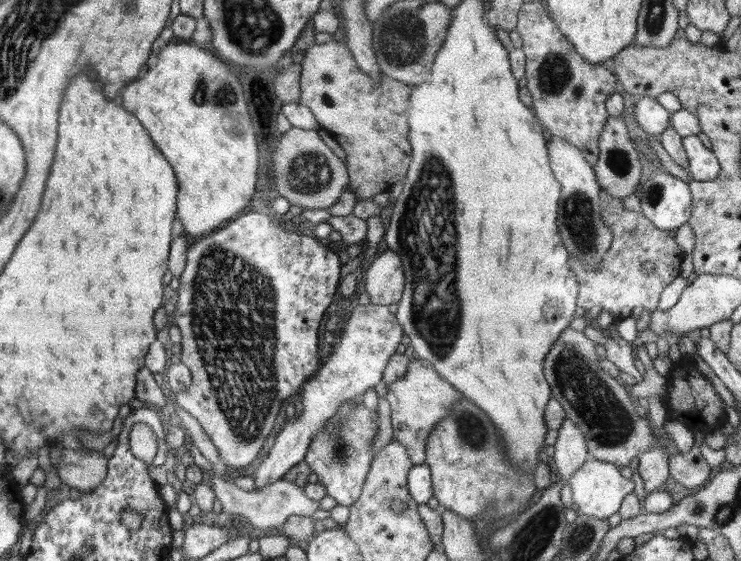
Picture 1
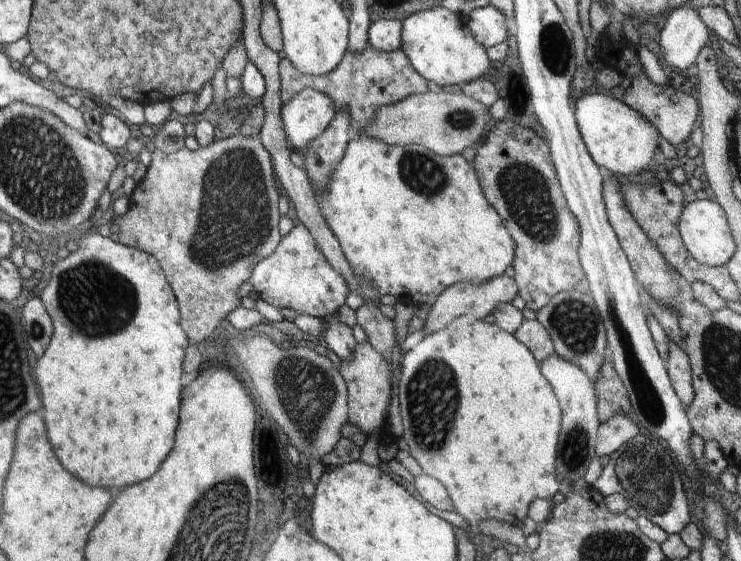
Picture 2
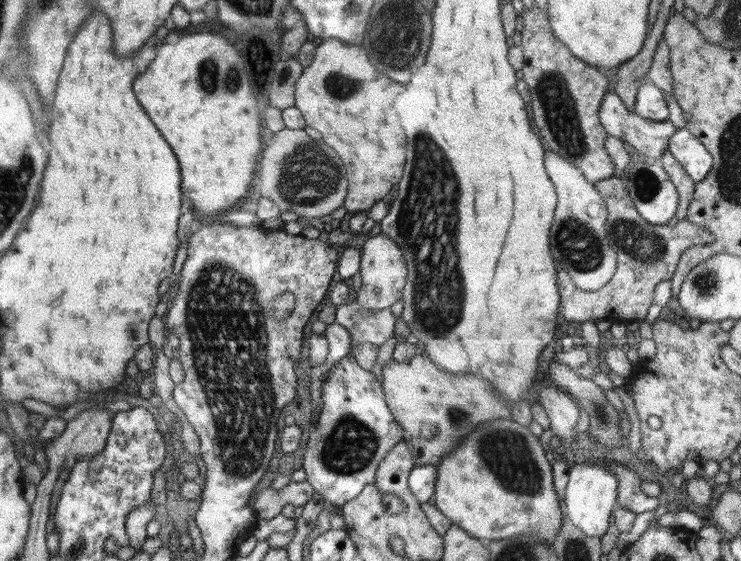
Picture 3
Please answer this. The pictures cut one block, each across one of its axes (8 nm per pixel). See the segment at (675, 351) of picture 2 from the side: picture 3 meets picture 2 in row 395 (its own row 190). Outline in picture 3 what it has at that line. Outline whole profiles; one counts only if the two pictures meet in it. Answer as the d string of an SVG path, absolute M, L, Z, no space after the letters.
M668 150L662 154L659 163L663 166L666 175L678 192L678 207L675 217L679 220L685 219L693 198L695 183L686 174L682 164L678 164Z

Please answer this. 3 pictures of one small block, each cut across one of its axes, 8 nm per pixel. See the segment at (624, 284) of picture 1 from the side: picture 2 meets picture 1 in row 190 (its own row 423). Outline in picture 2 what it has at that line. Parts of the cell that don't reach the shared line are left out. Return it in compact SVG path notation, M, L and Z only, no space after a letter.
M609 358L602 364L598 380L594 382L593 386L596 390L596 398L598 398L596 400L597 414L601 424L616 414L630 413L630 400Z

